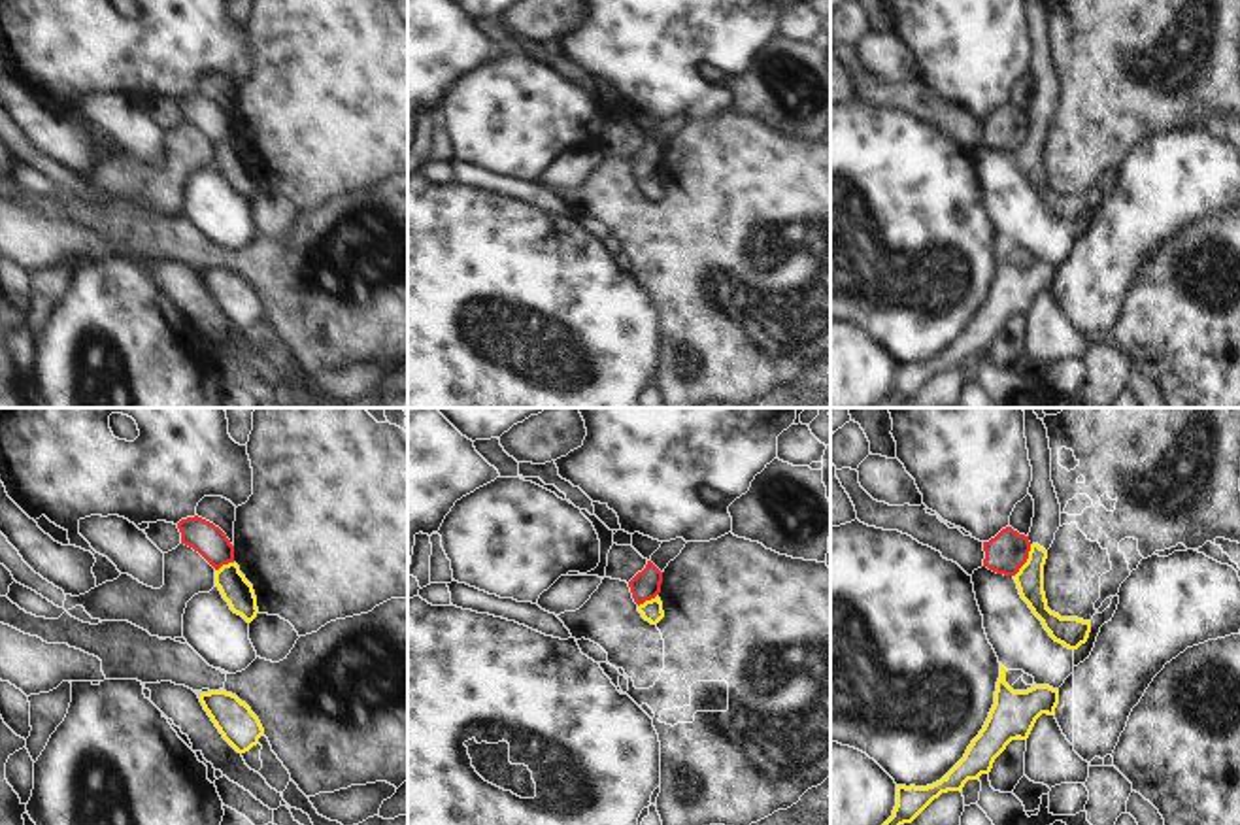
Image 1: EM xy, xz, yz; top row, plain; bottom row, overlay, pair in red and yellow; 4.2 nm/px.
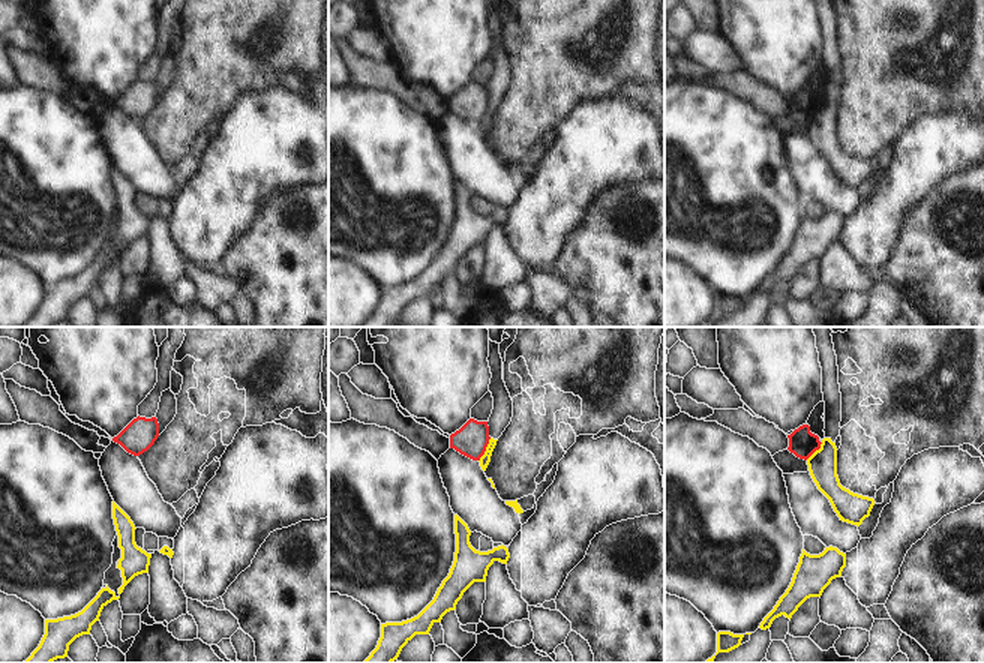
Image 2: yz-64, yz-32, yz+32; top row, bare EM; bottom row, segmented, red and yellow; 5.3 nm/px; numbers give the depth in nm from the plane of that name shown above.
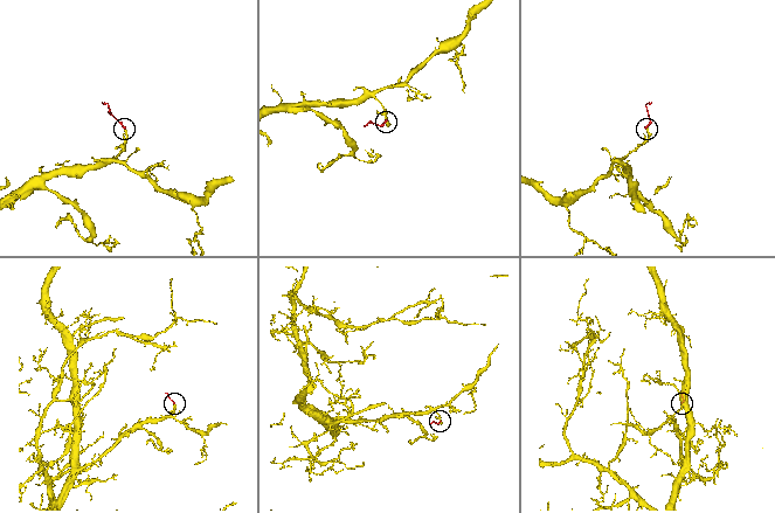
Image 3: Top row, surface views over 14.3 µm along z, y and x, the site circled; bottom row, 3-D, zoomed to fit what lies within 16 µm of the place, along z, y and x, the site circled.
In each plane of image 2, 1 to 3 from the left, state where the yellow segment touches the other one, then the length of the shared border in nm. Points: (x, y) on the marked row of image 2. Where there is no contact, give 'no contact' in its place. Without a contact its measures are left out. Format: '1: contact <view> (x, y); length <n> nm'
1: no contact
2: contact yz-32 (485, 450); length 140 nm
3: contact yz+32 (815, 450); length 130 nm

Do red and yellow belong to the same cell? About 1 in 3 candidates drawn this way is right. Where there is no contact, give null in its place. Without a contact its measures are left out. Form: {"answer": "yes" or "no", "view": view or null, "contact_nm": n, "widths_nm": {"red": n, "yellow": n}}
{"answer": "no", "view": "yz", "contact_nm": 150, "widths_nm": {"red": 170, "yellow": 120}}

